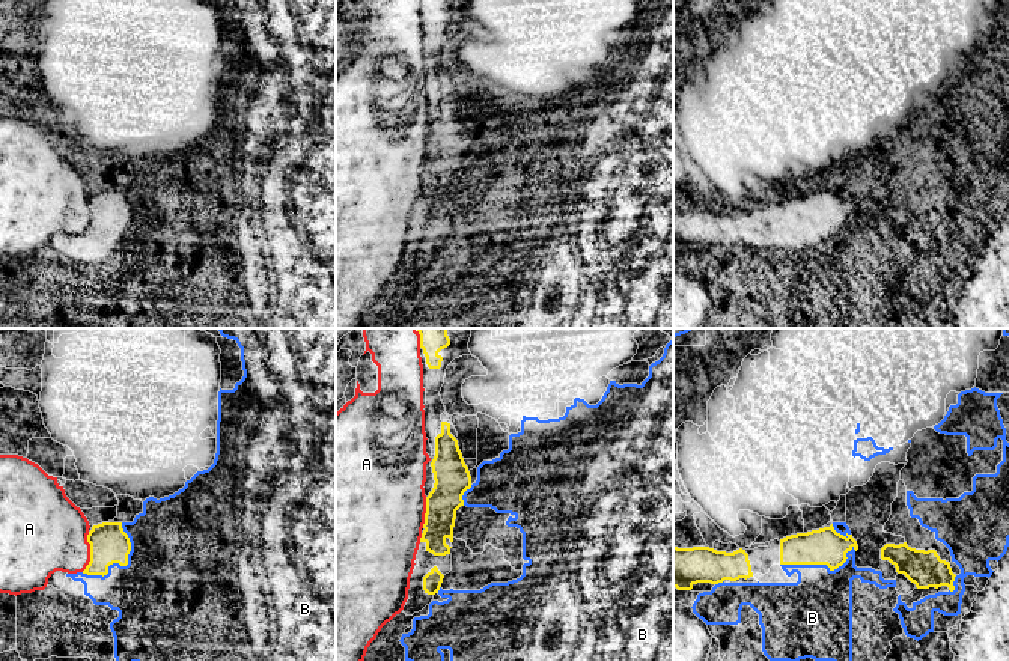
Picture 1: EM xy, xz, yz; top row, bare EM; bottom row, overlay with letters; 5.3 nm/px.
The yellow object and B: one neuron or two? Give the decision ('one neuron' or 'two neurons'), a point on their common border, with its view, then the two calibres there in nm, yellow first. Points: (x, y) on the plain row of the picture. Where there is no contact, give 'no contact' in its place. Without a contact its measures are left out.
two neurons; meets yellow in xy at (122, 228); 200 nm thick on the yellow side, 460 nm on the other

